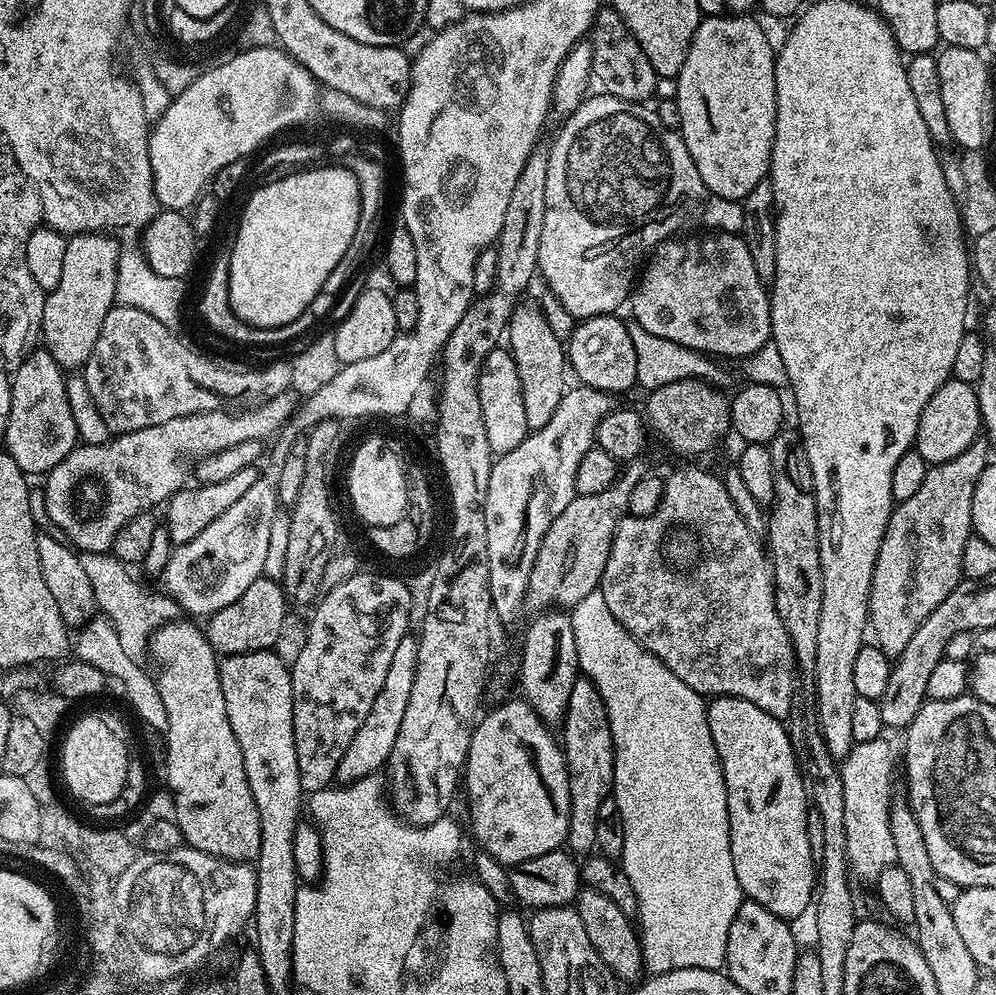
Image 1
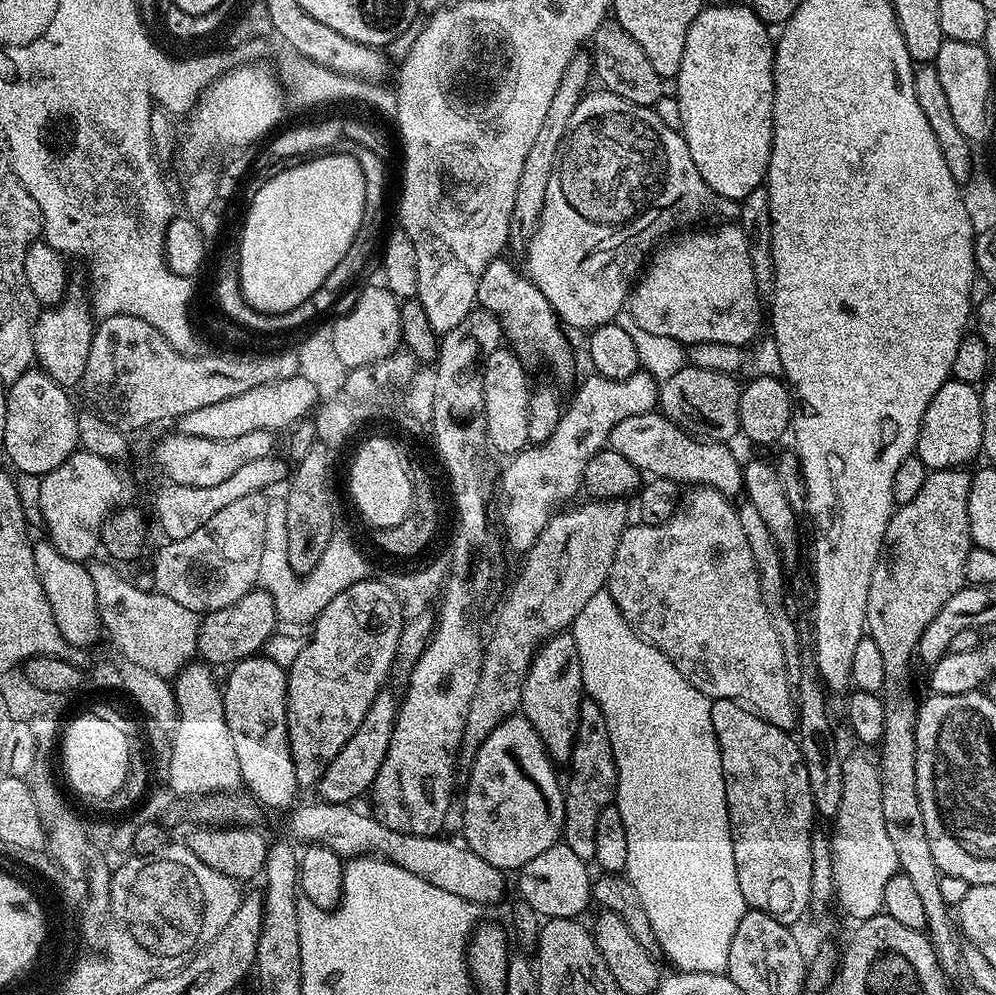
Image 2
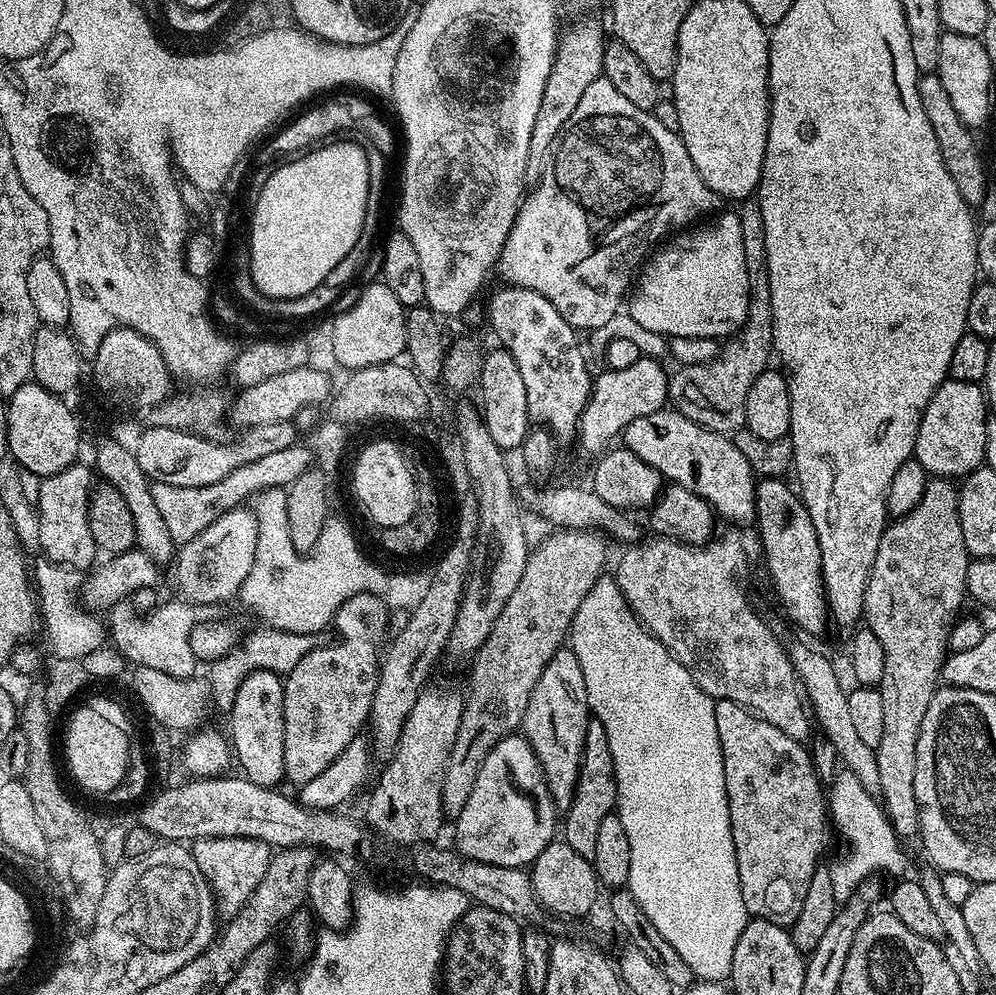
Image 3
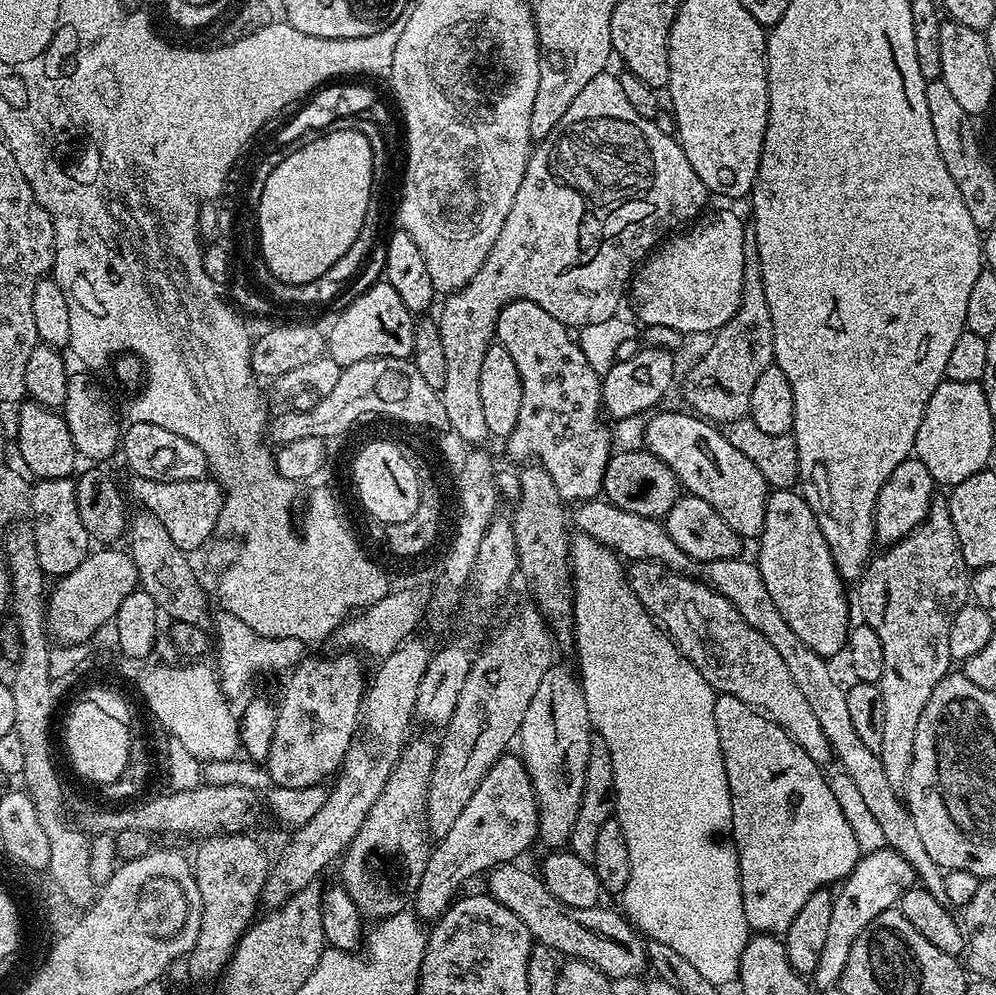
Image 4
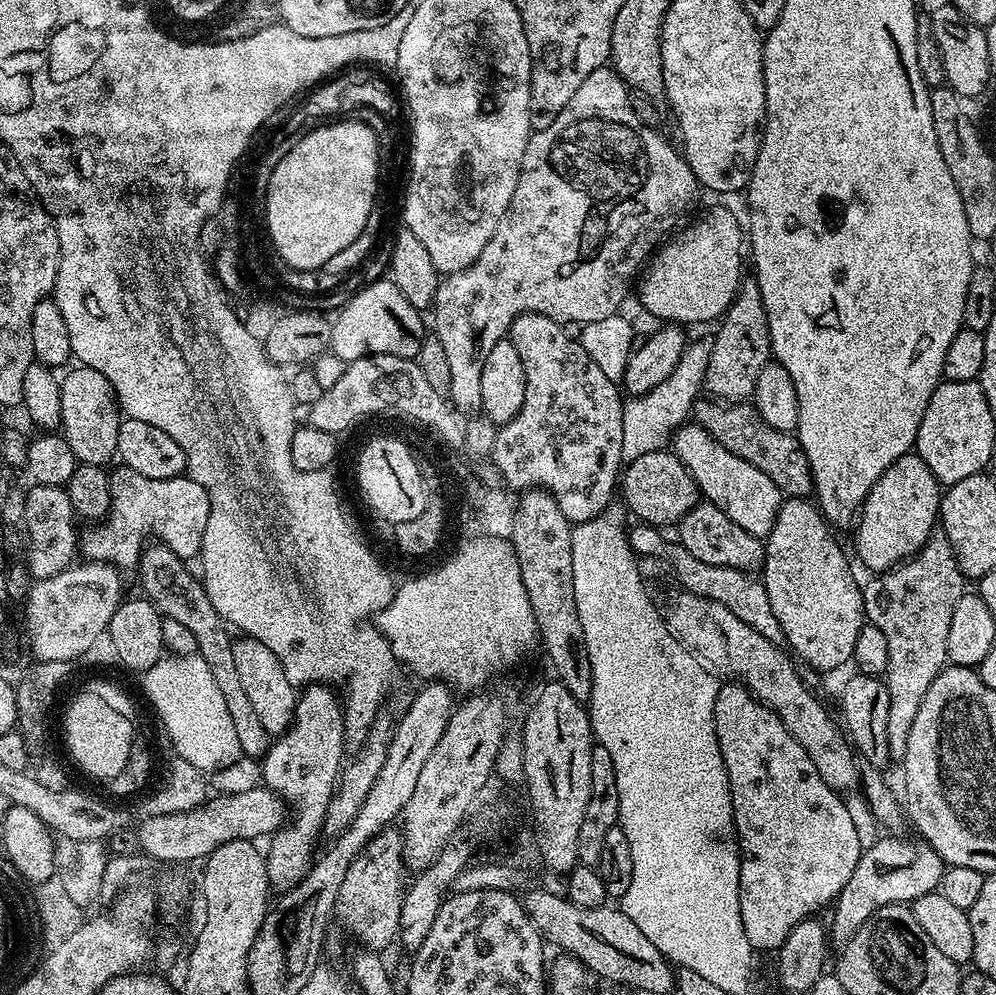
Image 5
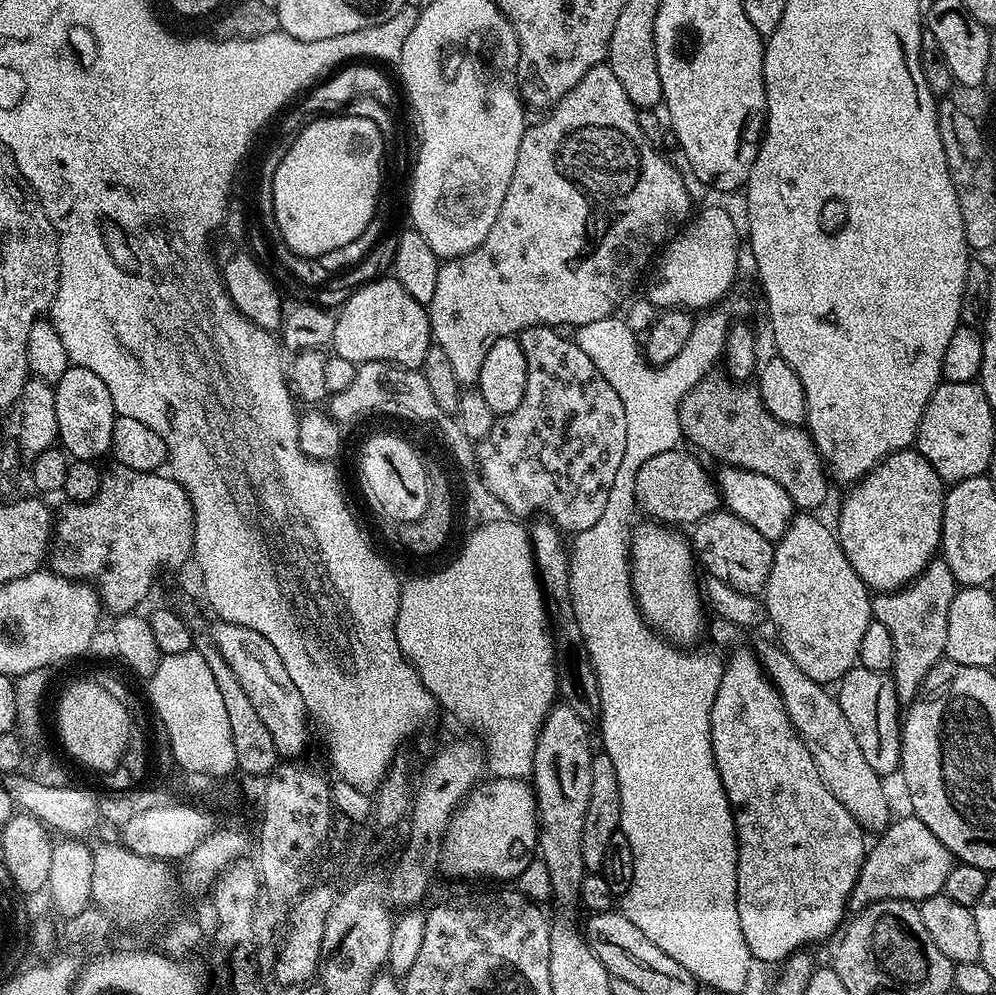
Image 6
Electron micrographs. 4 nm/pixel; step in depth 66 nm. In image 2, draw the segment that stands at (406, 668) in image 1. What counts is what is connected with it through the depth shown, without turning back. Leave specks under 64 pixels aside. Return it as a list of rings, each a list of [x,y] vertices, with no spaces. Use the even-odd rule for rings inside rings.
[[[382,690],[376,695],[366,718],[362,718],[362,726],[358,726],[358,730],[354,730],[354,734],[350,734],[350,742],[346,742],[346,746],[342,746],[342,750],[338,750],[338,758],[334,758],[334,762],[330,762],[330,766],[326,766],[326,774],[320,779],[318,785],[318,791],[324,795],[321,796],[323,803],[352,804],[363,792],[365,795],[371,789],[372,783],[376,781],[376,775],[382,766],[382,758],[386,758],[386,750],[390,750],[390,734],[394,734],[398,707],[397,693],[395,696],[394,693],[388,691]]]

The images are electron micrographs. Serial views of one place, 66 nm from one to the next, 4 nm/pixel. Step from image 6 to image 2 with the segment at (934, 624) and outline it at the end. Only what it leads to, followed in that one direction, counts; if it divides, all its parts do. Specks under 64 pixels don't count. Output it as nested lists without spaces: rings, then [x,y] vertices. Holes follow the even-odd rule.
[[[938,468],[929,471],[926,482],[922,482],[922,490],[918,490],[918,495],[915,498],[910,498],[910,502],[899,505],[899,507],[893,511],[892,517],[890,518],[890,526],[886,526],[884,551],[881,552],[880,560],[874,566],[874,574],[870,578],[870,594],[866,594],[866,632],[867,635],[871,636],[873,642],[878,645],[878,650],[882,654],[882,662],[886,665],[886,674],[888,675],[888,682],[886,685],[886,703],[884,706],[884,709],[886,710],[886,730],[882,730],[882,739],[878,745],[883,821],[886,822],[887,837],[890,838],[891,845],[894,846],[895,853],[898,858],[899,871],[904,872],[906,874],[906,878],[910,878],[910,883],[914,885],[919,897],[922,898],[922,906],[926,914],[926,922],[924,923],[926,935],[929,942],[932,944],[932,949],[938,958],[940,967],[948,974],[952,974],[952,971],[954,971],[955,968],[957,971],[958,965],[960,964],[960,946],[962,942],[958,937],[958,928],[953,918],[953,911],[950,909],[949,904],[942,898],[942,890],[938,886],[942,873],[938,865],[934,862],[934,854],[930,854],[930,838],[926,838],[926,822],[922,818],[922,802],[918,802],[918,774],[916,773],[916,714],[918,711],[918,700],[915,700],[912,696],[904,696],[903,688],[904,679],[907,678],[908,671],[911,670],[912,664],[914,665],[916,647],[922,638],[922,634],[926,630],[926,626],[930,626],[930,622],[934,622],[934,614],[938,614],[938,610],[942,610],[942,606],[946,606],[946,602],[950,602],[950,598],[954,598],[954,594],[958,594],[958,590],[965,587],[966,584],[964,578],[964,571],[966,570],[966,554],[970,554],[970,550],[974,546],[972,543],[972,535],[970,534],[970,518],[968,517],[968,491],[970,490],[971,481],[972,472],[965,470],[964,468]]]

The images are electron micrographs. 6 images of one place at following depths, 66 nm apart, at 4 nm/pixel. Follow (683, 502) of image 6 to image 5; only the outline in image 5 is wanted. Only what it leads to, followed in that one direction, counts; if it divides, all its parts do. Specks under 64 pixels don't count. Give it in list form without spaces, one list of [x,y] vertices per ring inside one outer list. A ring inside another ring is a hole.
[[[671,450],[642,454],[627,461],[618,480],[618,492],[624,495],[623,507],[631,515],[633,512],[637,521],[653,526],[679,525],[684,515],[702,500],[700,487],[694,482],[690,470],[686,470],[686,466]]]

